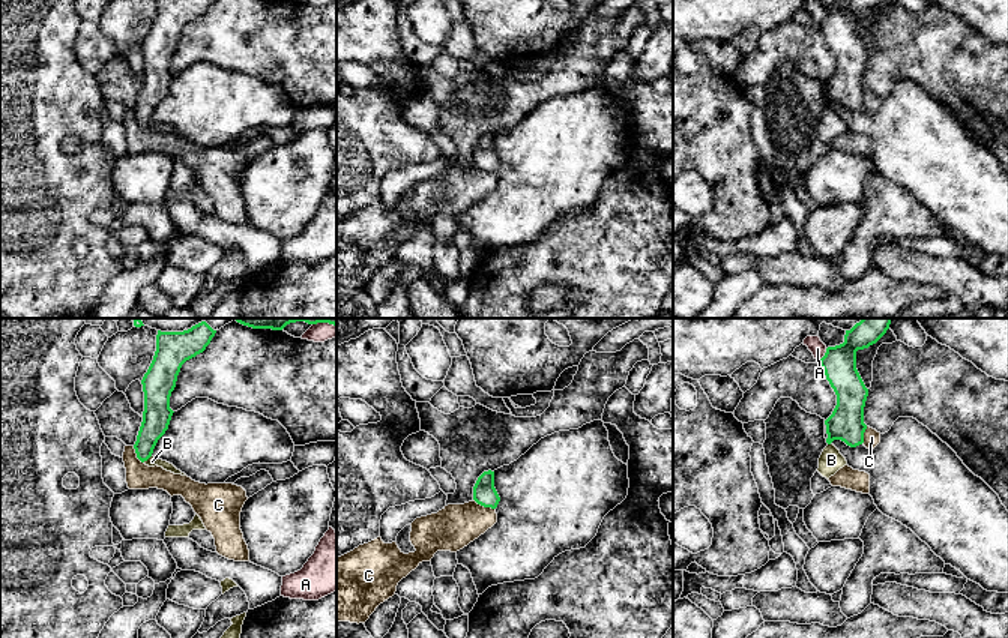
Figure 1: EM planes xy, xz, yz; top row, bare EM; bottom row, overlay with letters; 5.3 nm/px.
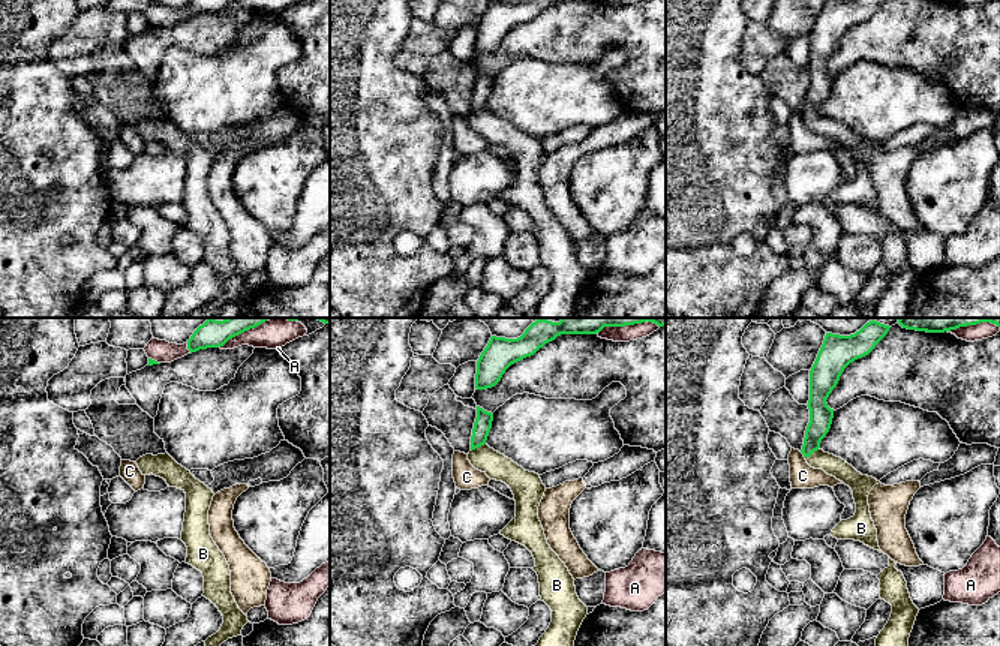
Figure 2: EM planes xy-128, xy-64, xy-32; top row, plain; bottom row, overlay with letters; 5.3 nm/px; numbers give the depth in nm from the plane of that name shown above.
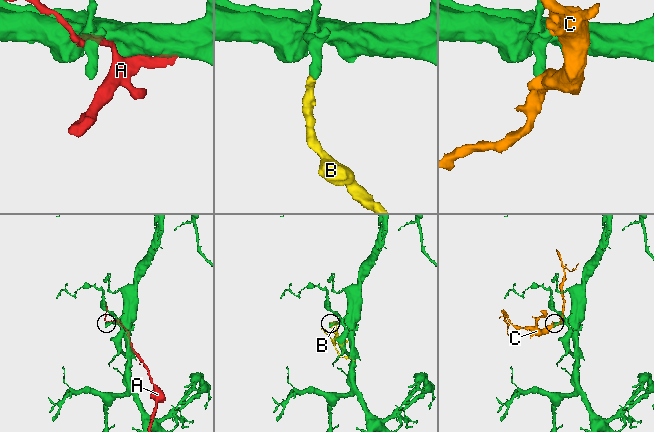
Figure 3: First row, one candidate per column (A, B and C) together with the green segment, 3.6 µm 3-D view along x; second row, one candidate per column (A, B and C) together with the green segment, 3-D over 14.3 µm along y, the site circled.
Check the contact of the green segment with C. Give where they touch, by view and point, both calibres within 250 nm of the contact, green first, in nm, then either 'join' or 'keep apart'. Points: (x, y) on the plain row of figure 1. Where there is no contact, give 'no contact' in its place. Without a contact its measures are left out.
contact xz (484, 170); calibres 130 and 240 nm; keep apart

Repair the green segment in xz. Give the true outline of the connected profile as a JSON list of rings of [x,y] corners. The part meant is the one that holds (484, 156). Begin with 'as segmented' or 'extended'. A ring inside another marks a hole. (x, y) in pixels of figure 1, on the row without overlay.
as segmented | [[[484,135],[478,141],[473,150],[473,164],[484,171],[497,171],[500,161],[494,152],[494,135]]]

